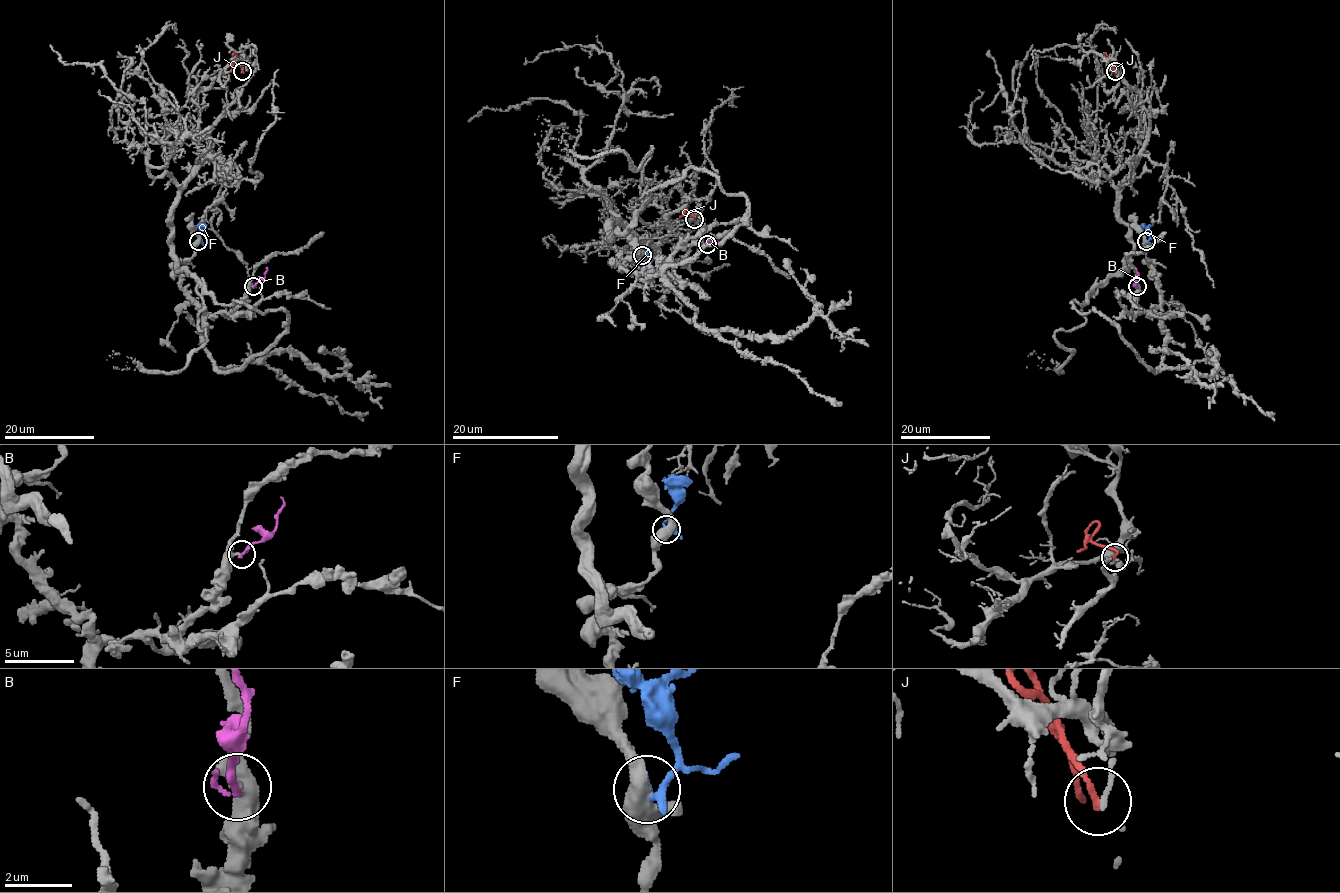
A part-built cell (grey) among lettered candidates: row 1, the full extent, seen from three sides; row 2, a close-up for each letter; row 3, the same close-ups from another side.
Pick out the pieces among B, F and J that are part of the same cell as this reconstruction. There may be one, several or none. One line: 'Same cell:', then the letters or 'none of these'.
Same cell: none of these

